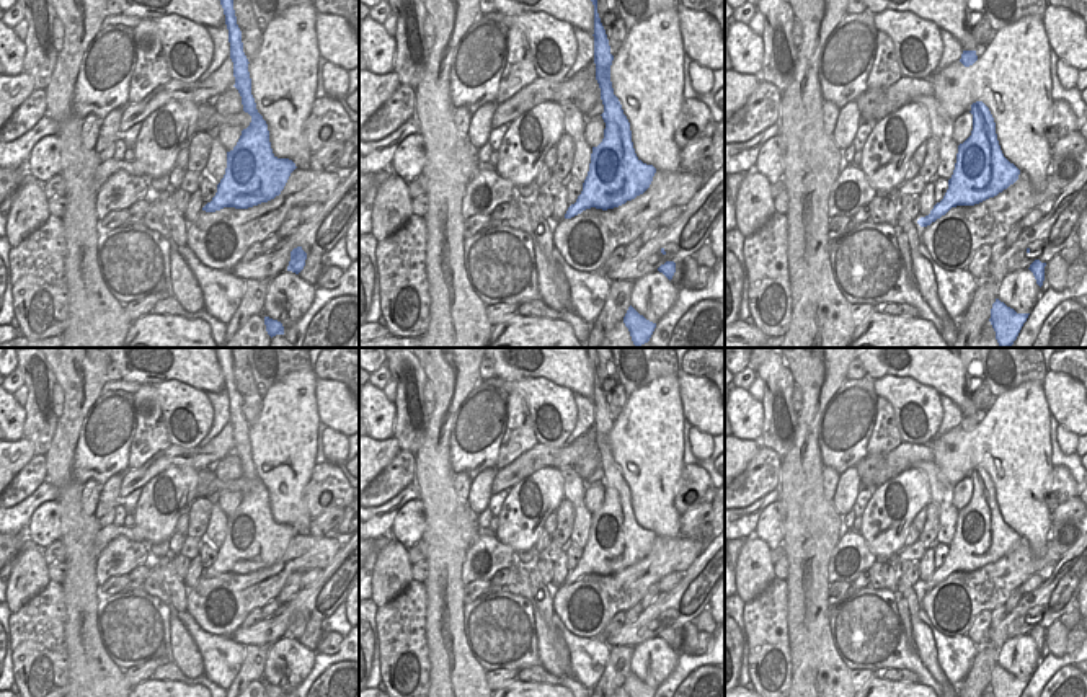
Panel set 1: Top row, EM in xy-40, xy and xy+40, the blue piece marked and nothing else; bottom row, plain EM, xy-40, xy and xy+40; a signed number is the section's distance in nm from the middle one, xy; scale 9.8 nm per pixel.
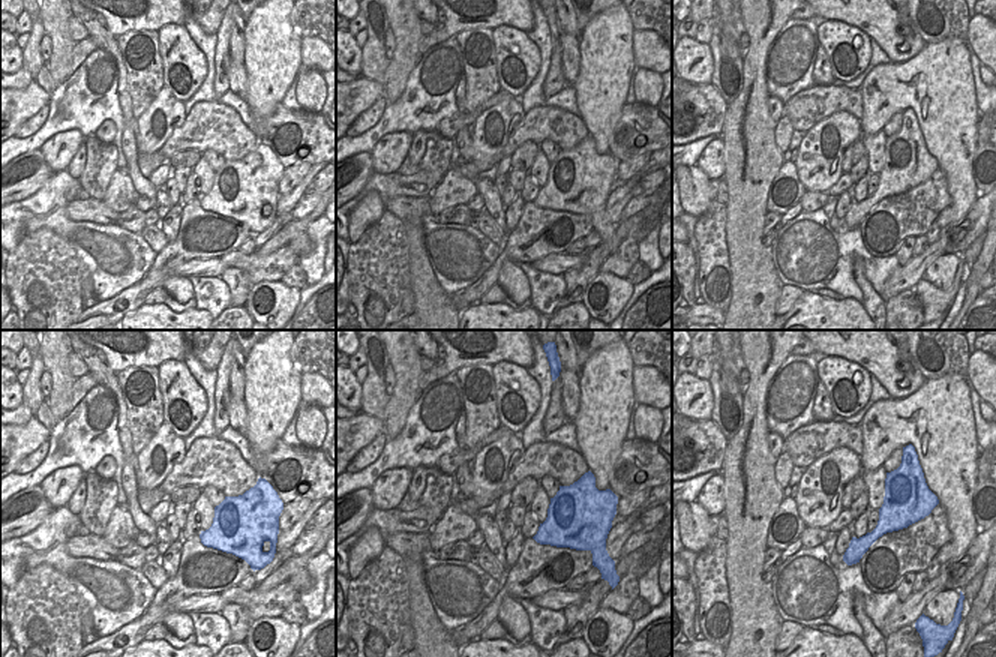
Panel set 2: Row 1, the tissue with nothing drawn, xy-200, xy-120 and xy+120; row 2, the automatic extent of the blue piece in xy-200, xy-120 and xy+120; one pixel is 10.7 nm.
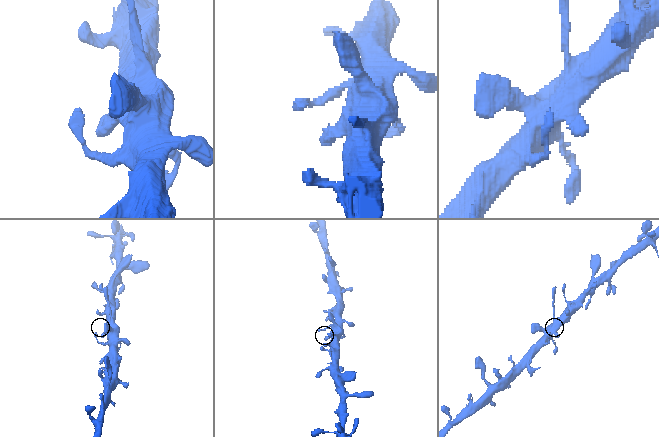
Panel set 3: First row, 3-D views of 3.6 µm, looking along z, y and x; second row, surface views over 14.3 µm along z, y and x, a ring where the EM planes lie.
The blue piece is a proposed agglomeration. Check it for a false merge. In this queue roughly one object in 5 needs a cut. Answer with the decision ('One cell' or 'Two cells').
Two cells.

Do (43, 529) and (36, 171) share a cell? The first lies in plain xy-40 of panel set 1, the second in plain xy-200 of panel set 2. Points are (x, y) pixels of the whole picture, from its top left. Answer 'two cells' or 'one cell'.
two cells

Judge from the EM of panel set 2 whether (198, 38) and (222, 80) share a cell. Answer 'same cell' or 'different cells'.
different cells

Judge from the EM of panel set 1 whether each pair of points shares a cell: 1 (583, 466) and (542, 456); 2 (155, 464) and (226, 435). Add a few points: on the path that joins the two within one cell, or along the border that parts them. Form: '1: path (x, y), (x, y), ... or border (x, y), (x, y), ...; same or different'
1: border (594, 439), (572, 466); different
2: path (173, 459), (204, 457), (209, 452); same

